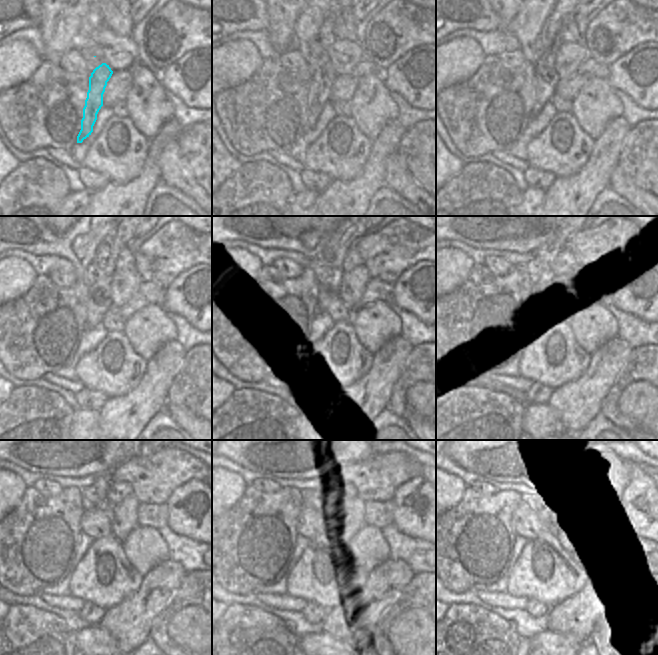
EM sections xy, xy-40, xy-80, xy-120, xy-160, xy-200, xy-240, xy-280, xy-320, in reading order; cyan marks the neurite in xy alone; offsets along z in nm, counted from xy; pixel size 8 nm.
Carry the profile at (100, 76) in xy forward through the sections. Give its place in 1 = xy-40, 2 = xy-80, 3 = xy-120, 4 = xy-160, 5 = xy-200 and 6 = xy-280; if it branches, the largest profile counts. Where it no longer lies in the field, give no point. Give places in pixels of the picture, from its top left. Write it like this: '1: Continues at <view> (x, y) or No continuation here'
1: Continues at xy-40 (324, 75)
2: Continues at xy-80 (548, 43)
3: Continues at xy-120 (99, 273)
4: Continues at xy-160 (327, 267)
5: Continues at xy-200 (545, 269)
6: Continues at xy-280 (323, 490).

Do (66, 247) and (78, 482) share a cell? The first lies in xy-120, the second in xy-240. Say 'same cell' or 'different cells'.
different cells

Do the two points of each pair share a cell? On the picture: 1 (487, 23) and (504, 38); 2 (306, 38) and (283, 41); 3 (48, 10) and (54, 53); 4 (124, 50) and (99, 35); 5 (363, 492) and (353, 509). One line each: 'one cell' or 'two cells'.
1: two cells
2: two cells
3: one cell
4: one cell
5: two cells

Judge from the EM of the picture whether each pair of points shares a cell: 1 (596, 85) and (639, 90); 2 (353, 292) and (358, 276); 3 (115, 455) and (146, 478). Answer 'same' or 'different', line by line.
1: different
2: same
3: different

